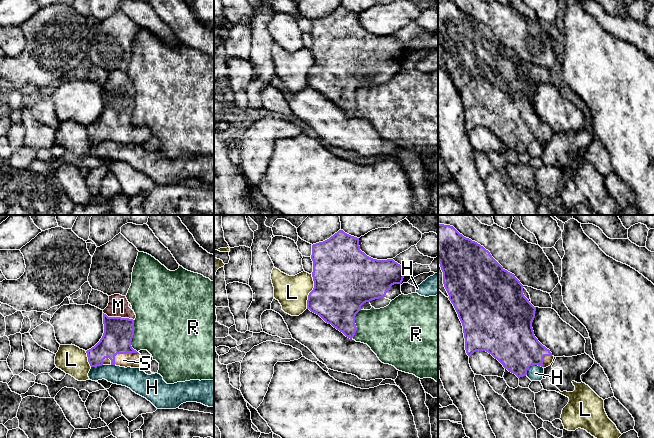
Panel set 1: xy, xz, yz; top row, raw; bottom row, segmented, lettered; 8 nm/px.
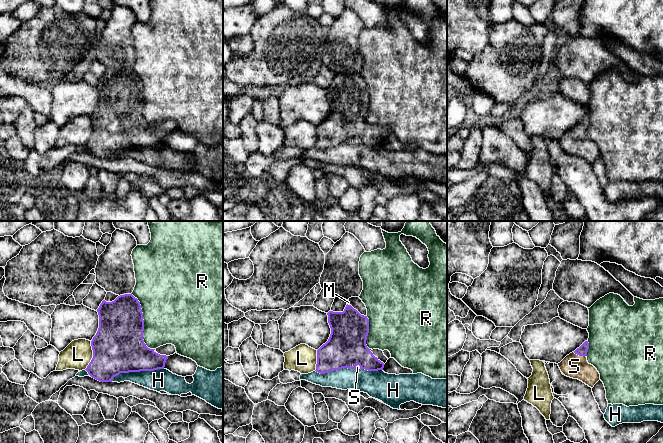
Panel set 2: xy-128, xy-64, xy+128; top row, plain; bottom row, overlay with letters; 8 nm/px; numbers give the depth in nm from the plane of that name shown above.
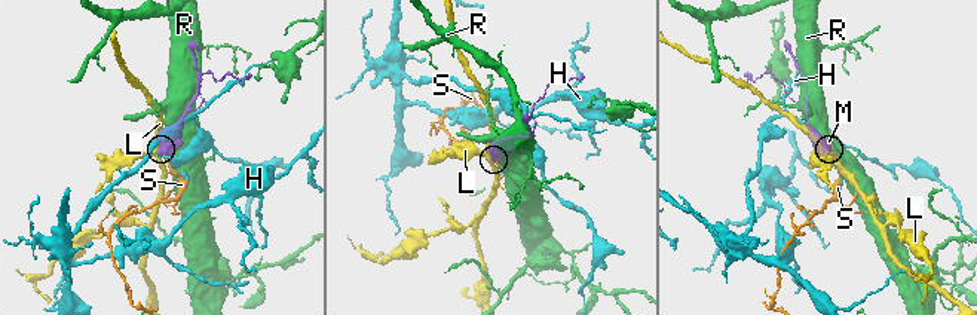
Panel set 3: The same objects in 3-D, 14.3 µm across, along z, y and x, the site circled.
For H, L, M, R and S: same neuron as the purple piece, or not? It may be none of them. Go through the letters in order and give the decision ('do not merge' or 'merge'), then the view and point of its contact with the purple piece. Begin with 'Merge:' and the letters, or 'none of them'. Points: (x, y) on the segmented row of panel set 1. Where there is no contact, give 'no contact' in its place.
Merge: M, S
H: do not merge; contact yz (531, 365)
L: do not merge; contact xz (311, 291)
M: merge; contact xy (118, 317)
R: do not merge; contact xy (132, 336)
S: merge; contact xy (122, 353)

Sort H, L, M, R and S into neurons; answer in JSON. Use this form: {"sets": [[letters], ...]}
{"sets": [["H"], ["L"], ["M", "S"], ["R"]]}

